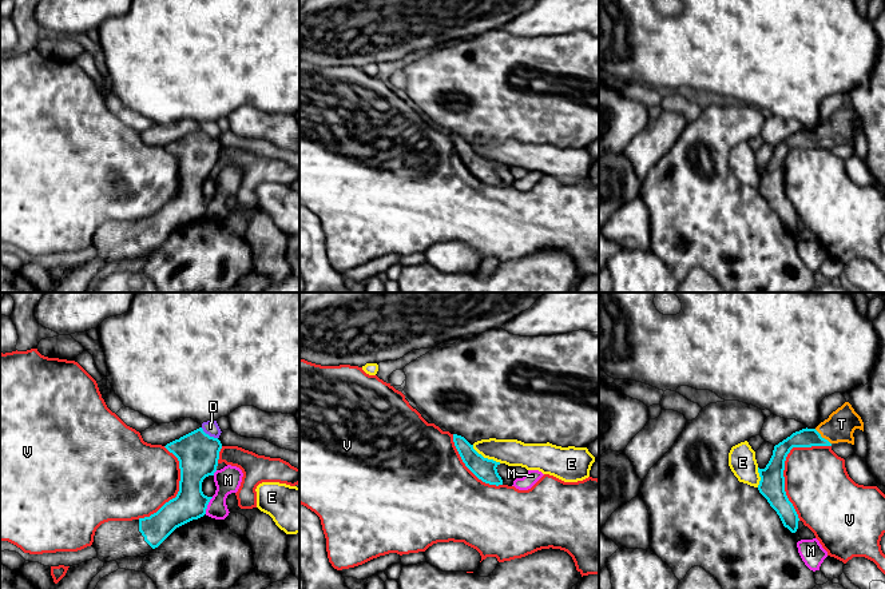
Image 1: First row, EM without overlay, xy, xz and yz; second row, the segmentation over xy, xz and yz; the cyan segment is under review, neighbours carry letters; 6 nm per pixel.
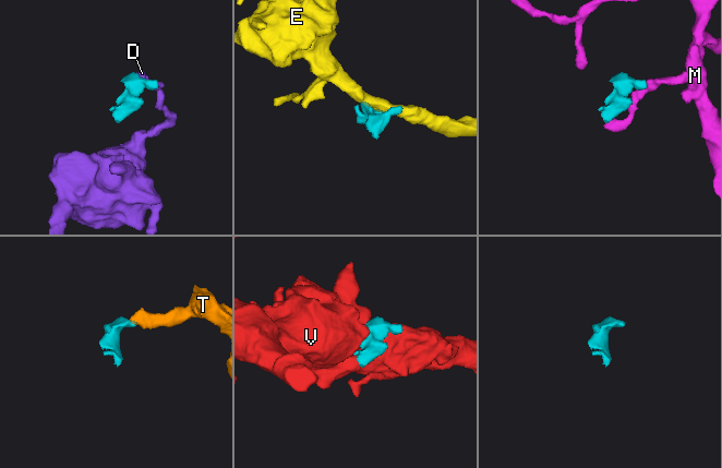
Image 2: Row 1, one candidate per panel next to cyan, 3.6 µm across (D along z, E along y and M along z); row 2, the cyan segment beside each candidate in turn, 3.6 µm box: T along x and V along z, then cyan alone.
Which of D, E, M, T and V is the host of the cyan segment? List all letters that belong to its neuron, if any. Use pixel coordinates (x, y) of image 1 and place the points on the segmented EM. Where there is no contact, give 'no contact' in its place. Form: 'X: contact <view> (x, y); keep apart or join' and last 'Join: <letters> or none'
D: contact xy (207, 434); keep apart
E: contact xz (485, 458); keep apart
M: contact xy (207, 504); keep apart
T: contact yz (821, 437); join
V: contact yz (784, 465); keep apart
Join: T

